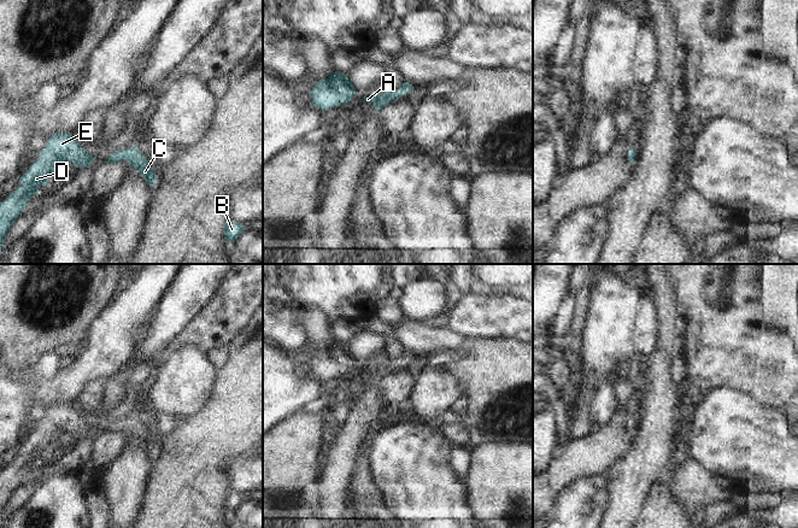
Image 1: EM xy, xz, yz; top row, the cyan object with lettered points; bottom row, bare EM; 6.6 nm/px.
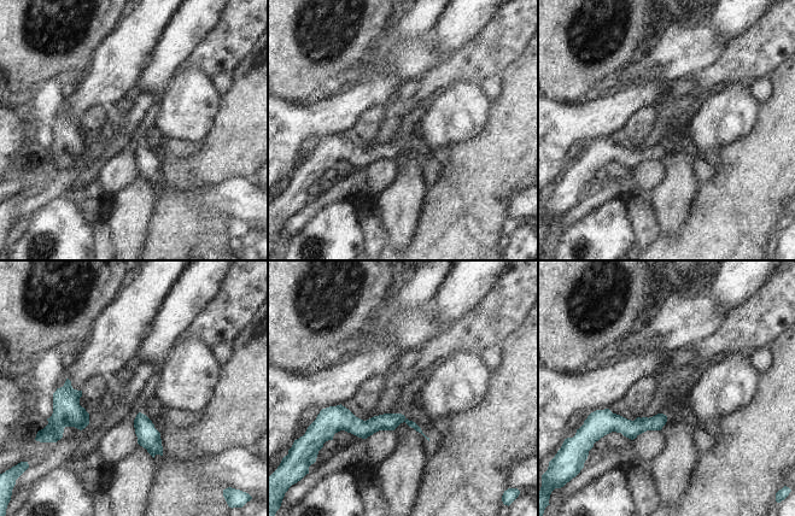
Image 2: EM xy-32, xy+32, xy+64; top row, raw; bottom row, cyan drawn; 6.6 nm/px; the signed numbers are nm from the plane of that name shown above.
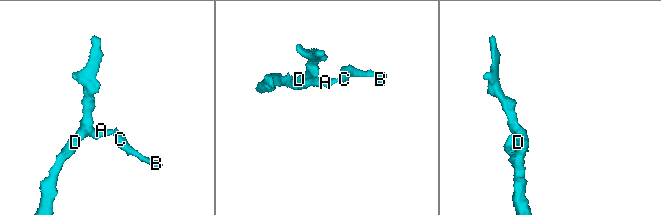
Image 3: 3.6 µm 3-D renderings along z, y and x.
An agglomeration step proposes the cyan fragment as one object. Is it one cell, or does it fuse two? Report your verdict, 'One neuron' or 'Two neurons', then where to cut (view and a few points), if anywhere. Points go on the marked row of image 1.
One neuron. No split

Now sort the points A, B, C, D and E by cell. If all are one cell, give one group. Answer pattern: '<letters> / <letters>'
A B C D E

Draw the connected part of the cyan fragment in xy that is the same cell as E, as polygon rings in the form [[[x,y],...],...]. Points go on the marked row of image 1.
[[[69,133],[52,134],[46,147],[40,152],[40,159],[20,176],[19,187],[0,204],[0,250],[13,222],[23,215],[39,187],[48,183],[51,174],[58,174],[63,163],[88,168],[95,157],[89,156]]]

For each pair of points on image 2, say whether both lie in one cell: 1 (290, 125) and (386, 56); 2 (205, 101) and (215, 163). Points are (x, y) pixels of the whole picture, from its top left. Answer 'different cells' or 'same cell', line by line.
1: same cell
2: different cells

